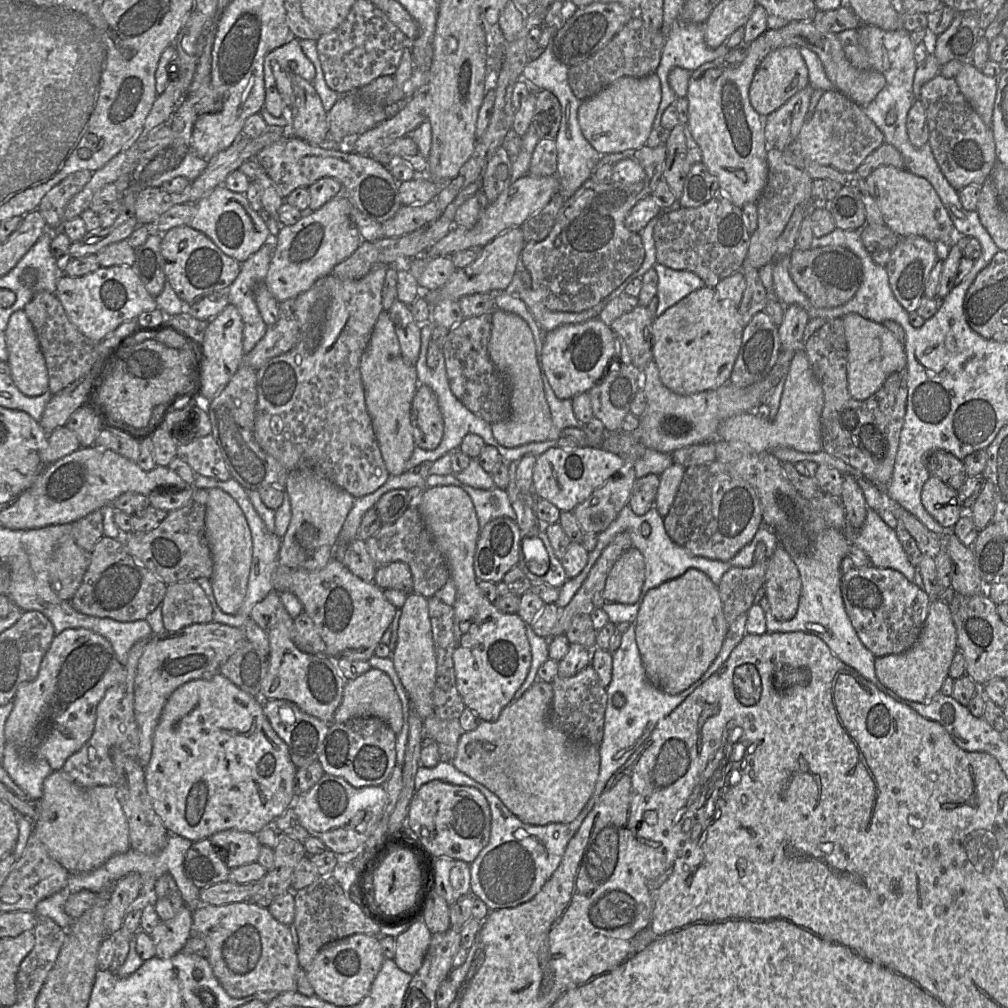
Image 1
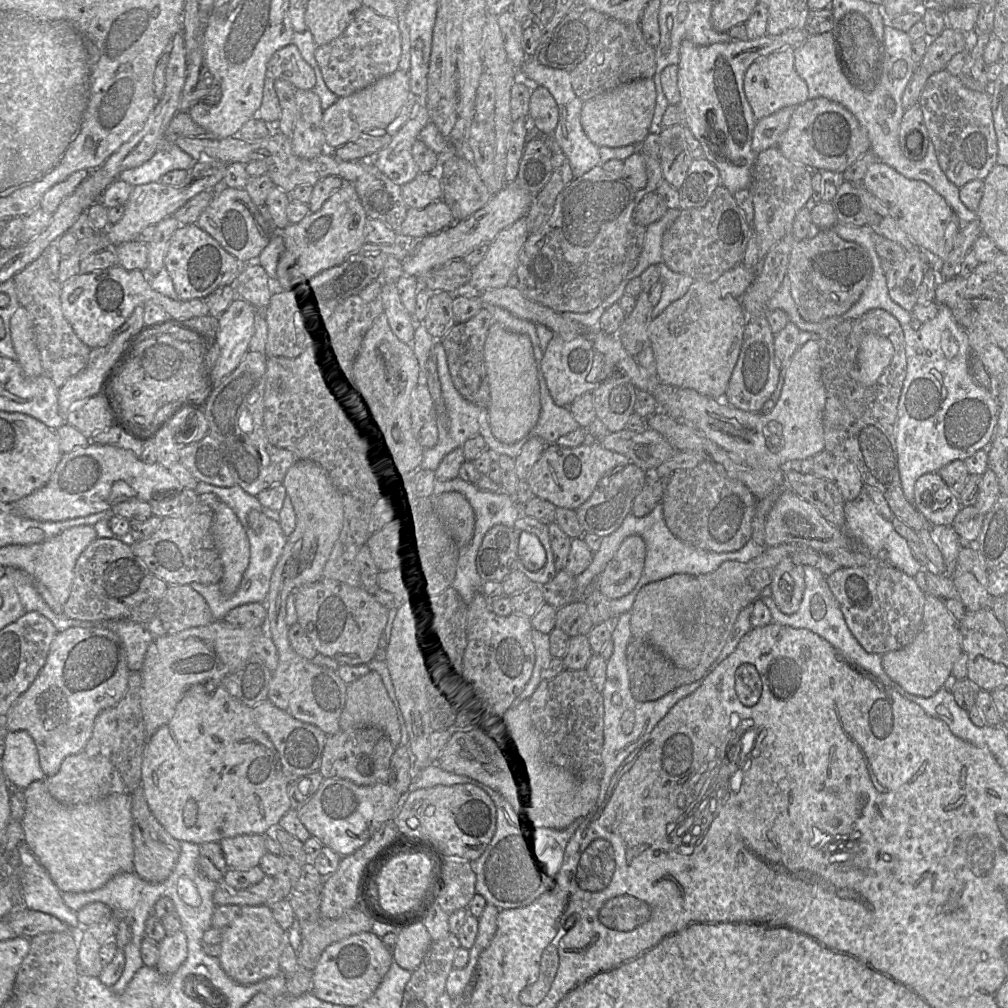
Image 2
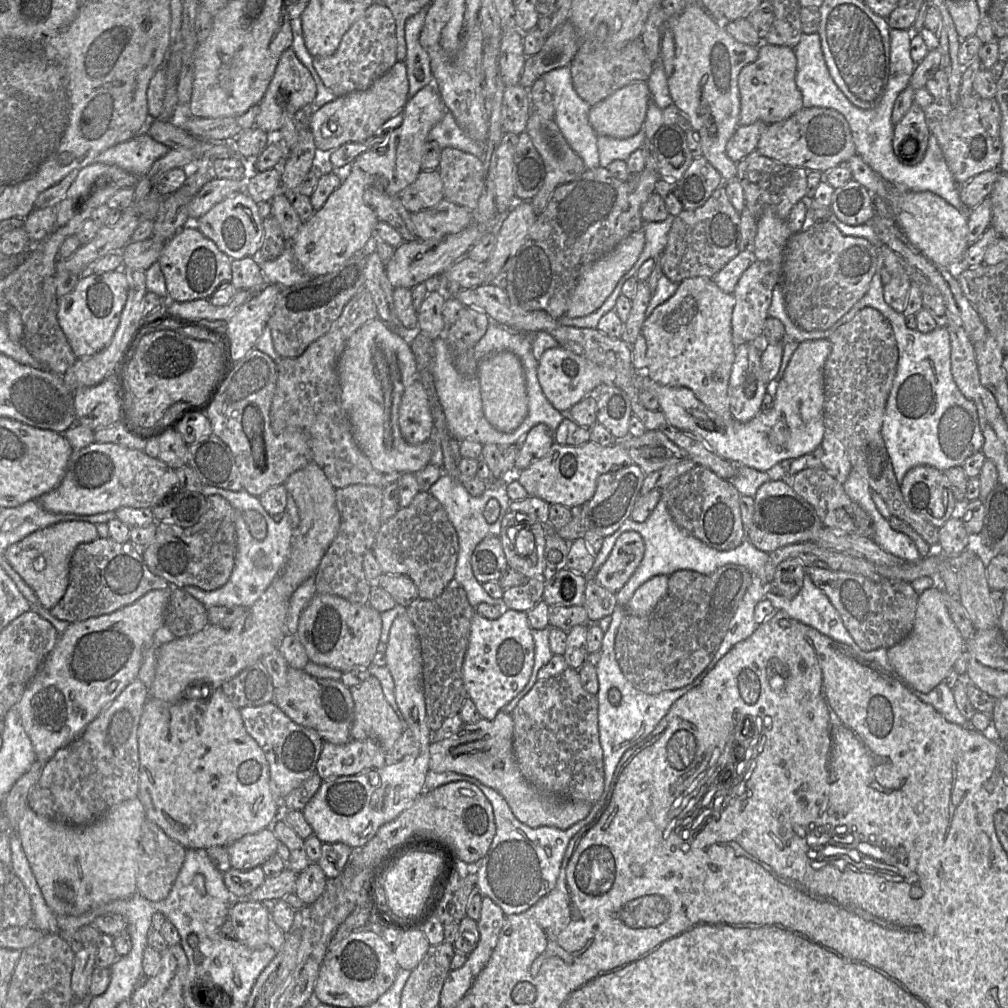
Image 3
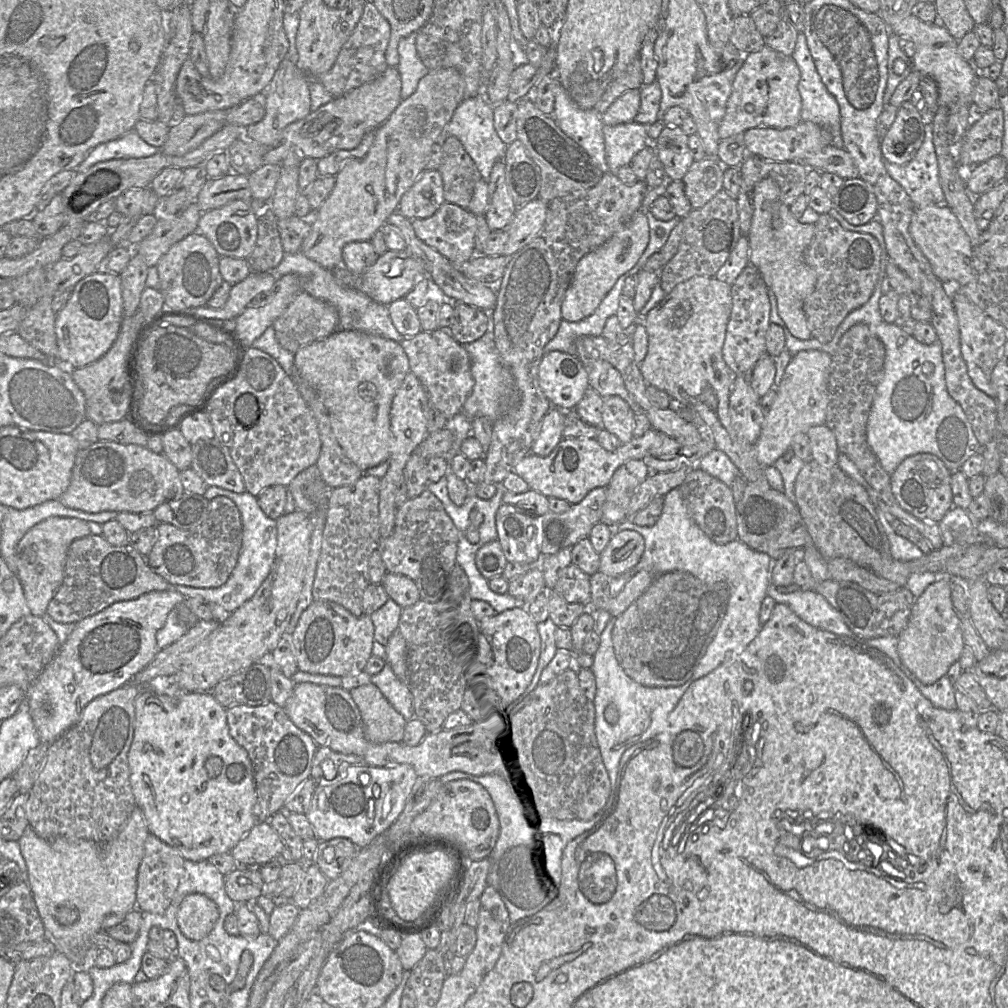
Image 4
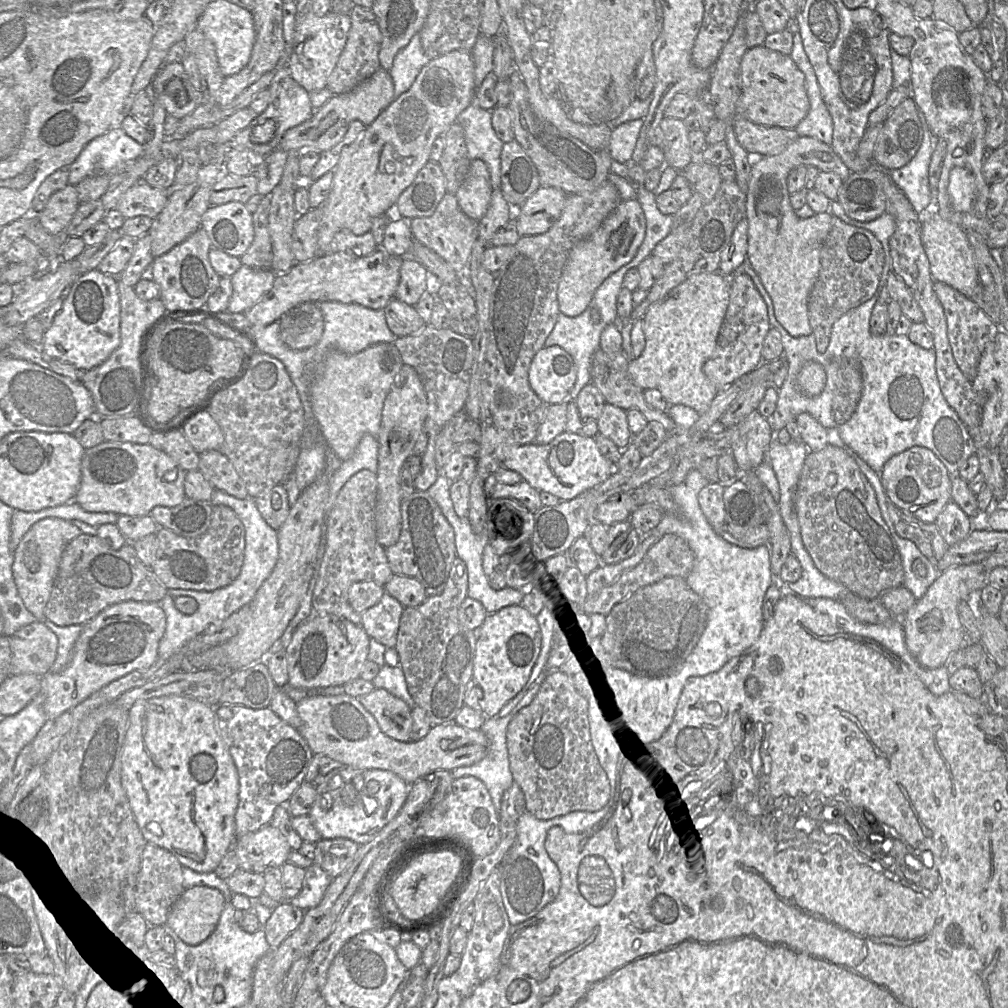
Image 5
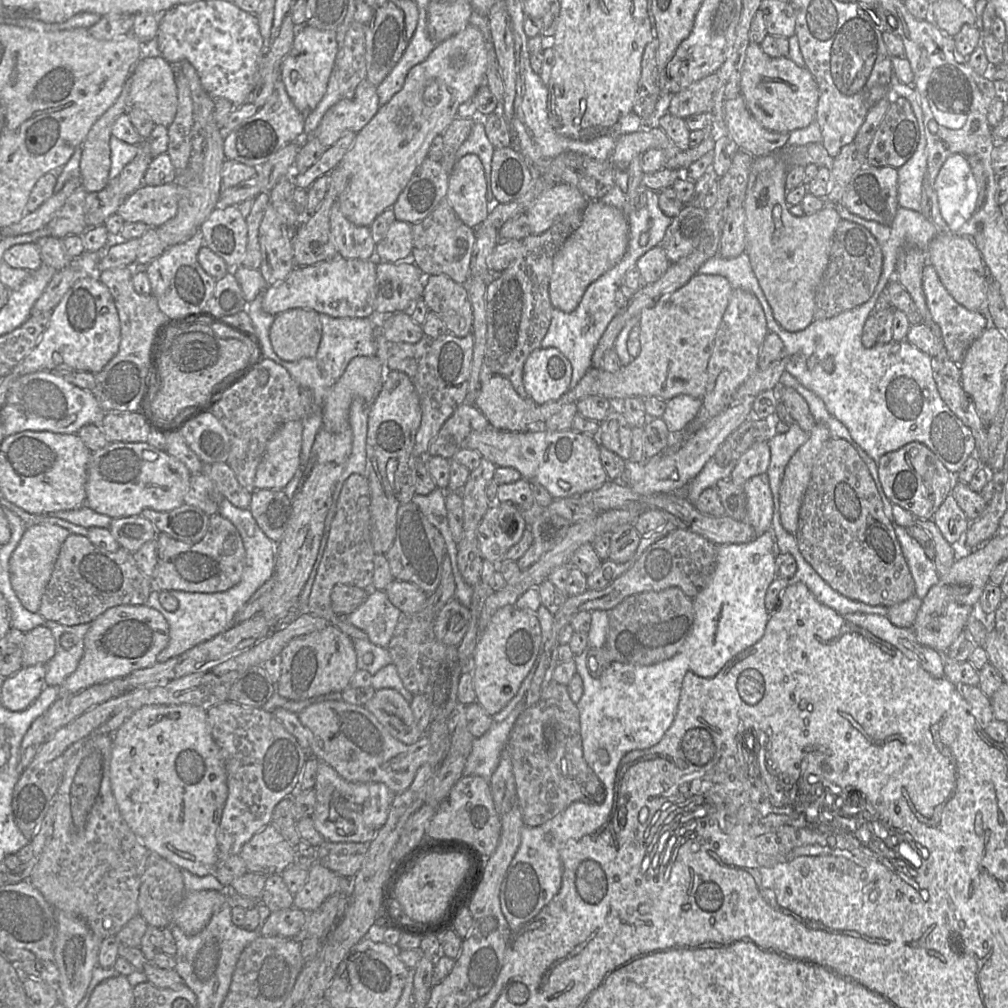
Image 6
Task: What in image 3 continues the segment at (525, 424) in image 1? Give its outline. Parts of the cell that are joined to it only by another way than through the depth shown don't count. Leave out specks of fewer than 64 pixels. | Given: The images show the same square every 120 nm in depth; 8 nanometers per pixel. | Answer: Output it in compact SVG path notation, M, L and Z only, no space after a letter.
M511 352L482 356L477 365L477 377L480 382L482 409L486 420L500 432L514 432L528 414L525 376L520 359Z

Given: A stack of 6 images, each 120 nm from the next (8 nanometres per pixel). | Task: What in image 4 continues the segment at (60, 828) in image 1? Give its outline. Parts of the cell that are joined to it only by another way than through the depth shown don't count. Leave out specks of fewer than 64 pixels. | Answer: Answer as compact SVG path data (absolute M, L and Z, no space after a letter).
M135 806L122 831L118 834L116 838L114 838L112 841L104 845L98 845L88 840L69 839L64 837L60 837L52 841L46 841L40 838L30 826L28 826L24 830L21 838L18 840L21 854L24 857L27 865L27 873L28 873L27 884L29 885L39 916L45 927L46 938L53 940L57 952L61 952L65 954L65 956L71 961L71 963L75 968L87 969L87 967L90 965L90 963L87 961L87 958L89 957L90 953L92 954L92 964L93 964L93 957L94 955L96 955L96 948L97 948L95 947L95 945L93 945L93 938L97 932L102 930L102 925L107 917L109 917L110 915L126 915L132 909L137 909L136 907L137 875L138 875L138 869L140 863L144 856L144 842L148 834L149 834L149 830L146 824L143 811L139 807Z

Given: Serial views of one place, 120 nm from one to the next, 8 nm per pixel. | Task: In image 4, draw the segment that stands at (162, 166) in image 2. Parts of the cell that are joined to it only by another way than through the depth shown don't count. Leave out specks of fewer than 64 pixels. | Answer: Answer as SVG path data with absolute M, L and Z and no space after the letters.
M132 130L118 139L96 146L75 171L84 172L99 162L113 159L146 158L159 151L161 148L148 144L135 130Z

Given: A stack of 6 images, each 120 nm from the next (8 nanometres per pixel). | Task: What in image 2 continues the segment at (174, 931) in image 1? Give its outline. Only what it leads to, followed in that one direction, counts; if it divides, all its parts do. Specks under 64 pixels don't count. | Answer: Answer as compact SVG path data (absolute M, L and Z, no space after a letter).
M183 930L166 935L158 943L158 951L157 971L166 976L175 973L187 958L187 939Z

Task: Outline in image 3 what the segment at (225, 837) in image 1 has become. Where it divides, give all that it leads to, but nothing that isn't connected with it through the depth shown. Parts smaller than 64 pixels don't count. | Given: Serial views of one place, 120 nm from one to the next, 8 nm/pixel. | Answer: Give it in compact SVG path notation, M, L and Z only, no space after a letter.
M270 827L245 835L227 846L230 865L239 871L248 871L262 866L276 853L279 843L279 839Z

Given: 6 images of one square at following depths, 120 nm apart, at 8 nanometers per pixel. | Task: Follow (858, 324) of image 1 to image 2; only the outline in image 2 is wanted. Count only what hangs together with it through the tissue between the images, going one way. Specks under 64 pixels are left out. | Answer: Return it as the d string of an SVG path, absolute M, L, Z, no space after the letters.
M866 334L857 354L858 381L870 386L876 382L891 361L894 348L885 336Z

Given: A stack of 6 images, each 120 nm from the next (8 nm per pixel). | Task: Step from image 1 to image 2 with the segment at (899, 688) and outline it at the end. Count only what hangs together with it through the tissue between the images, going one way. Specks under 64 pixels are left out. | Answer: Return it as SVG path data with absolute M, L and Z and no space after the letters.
M926 594L922 624L917 636L906 647L883 654L882 667L888 677L906 692L931 697L943 687L962 652L959 621L938 598Z

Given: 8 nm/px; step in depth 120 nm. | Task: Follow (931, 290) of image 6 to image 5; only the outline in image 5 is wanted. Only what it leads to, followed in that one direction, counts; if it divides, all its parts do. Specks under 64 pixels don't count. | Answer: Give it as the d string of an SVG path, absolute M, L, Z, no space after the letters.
M935 281L933 288L944 309L947 335L954 359L966 378L972 381L987 345L1003 330L971 298L942 282Z

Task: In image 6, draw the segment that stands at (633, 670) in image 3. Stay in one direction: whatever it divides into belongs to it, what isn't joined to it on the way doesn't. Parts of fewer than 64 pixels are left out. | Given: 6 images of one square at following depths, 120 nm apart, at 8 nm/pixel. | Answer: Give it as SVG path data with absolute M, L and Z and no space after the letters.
M680 588L631 595L608 611L609 626L602 647L590 649L587 668L598 678L613 662L649 666L673 657L690 635L694 620L693 600Z

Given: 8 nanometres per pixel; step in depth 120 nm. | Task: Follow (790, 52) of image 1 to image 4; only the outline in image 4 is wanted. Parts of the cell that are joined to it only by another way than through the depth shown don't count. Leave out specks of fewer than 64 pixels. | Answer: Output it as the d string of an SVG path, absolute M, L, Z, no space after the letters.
M766 45L745 56L732 84L726 113L719 126L720 139L743 134L751 128L785 129L801 122L802 100L798 91L800 71L793 57Z

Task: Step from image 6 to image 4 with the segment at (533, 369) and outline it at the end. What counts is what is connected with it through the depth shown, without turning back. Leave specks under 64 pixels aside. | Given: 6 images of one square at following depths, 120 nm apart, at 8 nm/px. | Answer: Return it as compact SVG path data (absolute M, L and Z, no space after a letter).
M560 351L543 355L538 383L552 406L564 411L575 409L589 388L588 376L581 361L575 355Z

